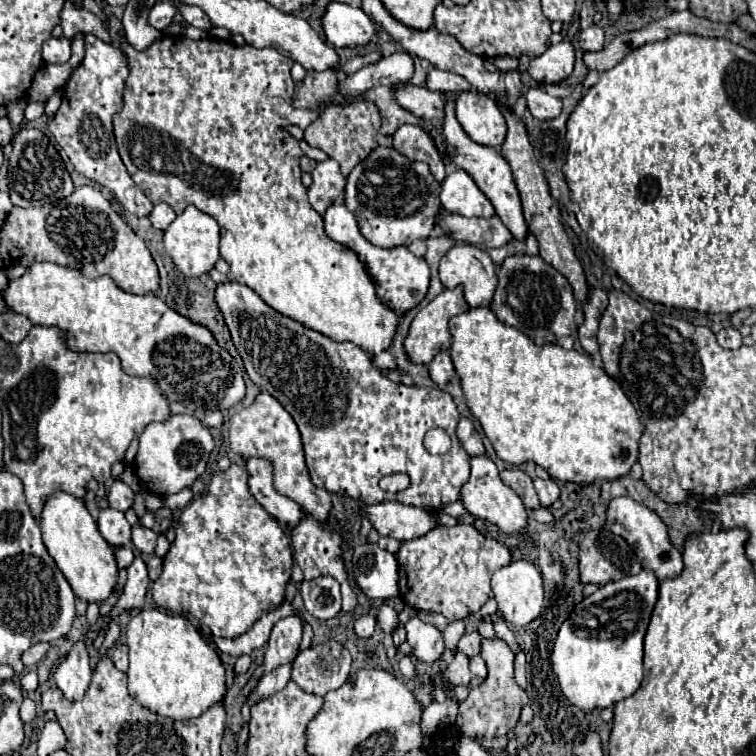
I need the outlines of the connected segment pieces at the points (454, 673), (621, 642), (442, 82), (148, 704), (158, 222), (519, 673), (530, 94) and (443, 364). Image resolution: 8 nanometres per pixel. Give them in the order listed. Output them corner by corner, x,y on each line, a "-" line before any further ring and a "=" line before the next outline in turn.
455,649
455,659
449,663
447,679
455,681
457,685
469,685
469,681
471,681
469,657
463,651
459,651
459,649
=
643,569
639,575
603,585
575,605
561,625
551,651
551,665
563,695
579,709
593,711
633,695
643,679
643,637
657,601
657,577
=
431,69
427,75
427,87
431,91
451,91
451,93
463,93
471,89
471,83
463,79
461,75
441,71
441,69
=
143,609
127,625
127,645
129,693
145,709
171,719
191,719
223,699
225,667
217,651
183,615
=
157,203
157,205
153,207
151,215
149,215
153,227
155,227
155,229
163,229
163,231
171,225
171,221
173,221
175,217
177,217
175,211
173,211
167,203
=
519,651
517,659
515,659
515,681
519,683
521,689
527,687
527,679
525,679
525,655
523,655
523,651
=
531,87
525,93
527,107
533,117
537,119
555,119
561,113
561,99
545,93
539,87
=
441,351
435,355
435,359
427,365
429,369
429,375
431,379
443,387
445,383
449,383
453,377
455,377
455,367
453,367
453,361
451,361
451,355
449,351

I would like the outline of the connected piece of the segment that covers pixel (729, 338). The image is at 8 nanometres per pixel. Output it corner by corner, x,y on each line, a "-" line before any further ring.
727,327
727,329
721,329
717,333
717,343
723,347
723,349
739,349
741,347
741,335
737,329
733,327

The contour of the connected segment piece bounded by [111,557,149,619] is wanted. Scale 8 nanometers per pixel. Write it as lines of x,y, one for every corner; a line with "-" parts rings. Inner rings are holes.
135,557
135,561
127,567
127,583
123,587
123,595
119,597
117,605
111,611
111,617
115,619
121,611
127,609
143,609
147,587
149,587
149,577
145,561
141,557

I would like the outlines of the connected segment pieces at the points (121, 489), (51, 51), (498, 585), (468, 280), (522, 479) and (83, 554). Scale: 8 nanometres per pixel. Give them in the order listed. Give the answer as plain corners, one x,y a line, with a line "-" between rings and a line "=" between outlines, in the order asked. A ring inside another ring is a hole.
115,481
113,487
109,489
107,501
109,501
109,507
125,513
133,507
133,491
123,481
=
49,37
43,43
43,59
45,59
45,63
63,65
63,63
69,61
69,57
71,57
71,47
69,47
69,41
65,37
61,37
61,39
=
513,561
493,573
491,587
495,593
495,601
499,605
499,611
505,621
509,621
515,627
529,625
533,619
539,617
543,609
543,577
537,565
531,561
=
457,243
443,255
439,263
439,277
447,289
463,285
469,307
489,305
497,285
491,257
469,243
=
507,469
501,471
501,479
505,485
509,485
525,503
527,509
539,509
541,503
537,499
537,493
533,489
533,481
529,475
525,475
521,469
=
57,491
49,495
43,501
39,527
41,527
43,543
49,555
55,559
57,567
63,571
73,593
87,603
105,601
113,593
113,587
117,583
117,565
115,565
113,549
97,531
97,523
91,517
85,503
65,491

